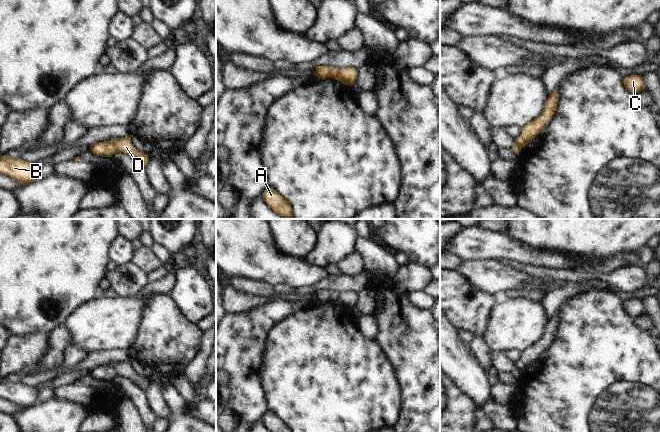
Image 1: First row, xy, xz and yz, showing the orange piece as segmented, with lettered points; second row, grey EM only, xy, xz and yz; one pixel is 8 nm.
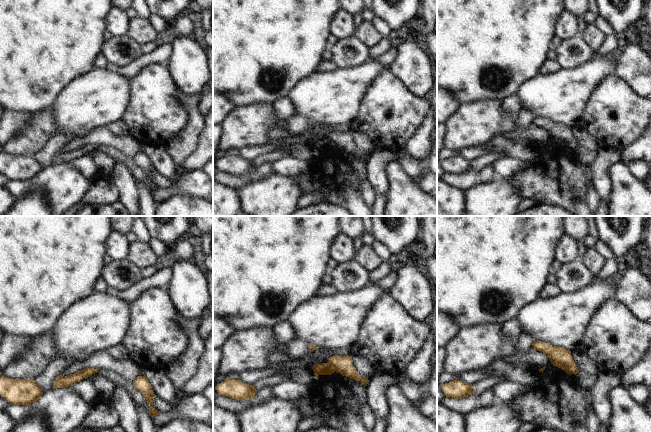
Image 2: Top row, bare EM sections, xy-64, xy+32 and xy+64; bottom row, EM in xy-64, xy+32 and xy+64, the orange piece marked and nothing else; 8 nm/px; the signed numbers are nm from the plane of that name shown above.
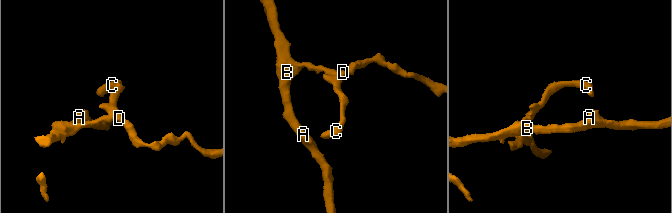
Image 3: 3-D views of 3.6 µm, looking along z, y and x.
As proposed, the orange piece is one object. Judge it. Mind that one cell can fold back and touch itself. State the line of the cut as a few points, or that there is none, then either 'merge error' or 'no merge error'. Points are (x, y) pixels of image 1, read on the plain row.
cut in xy along (110, 364), (116, 375); merge error

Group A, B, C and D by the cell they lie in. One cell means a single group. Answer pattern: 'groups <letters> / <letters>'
groups A B / C D

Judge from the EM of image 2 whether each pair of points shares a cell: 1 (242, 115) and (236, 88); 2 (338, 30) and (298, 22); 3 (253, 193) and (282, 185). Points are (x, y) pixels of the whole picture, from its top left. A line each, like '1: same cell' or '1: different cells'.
1: different cells
2: different cells
3: same cell

